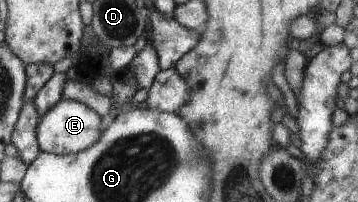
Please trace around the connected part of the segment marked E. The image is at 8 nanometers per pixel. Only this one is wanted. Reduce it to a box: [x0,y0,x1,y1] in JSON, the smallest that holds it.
[36,99,100,155]

